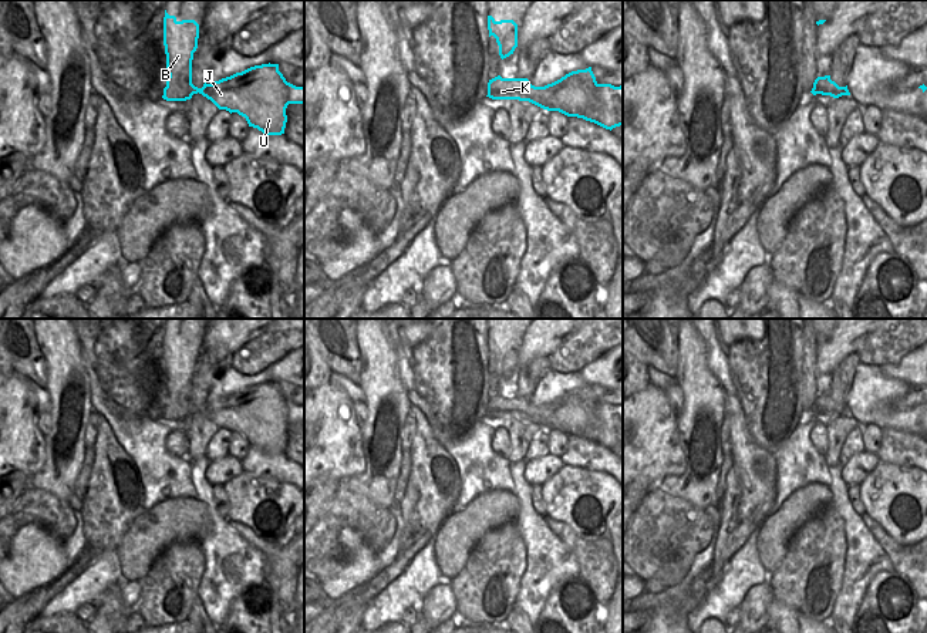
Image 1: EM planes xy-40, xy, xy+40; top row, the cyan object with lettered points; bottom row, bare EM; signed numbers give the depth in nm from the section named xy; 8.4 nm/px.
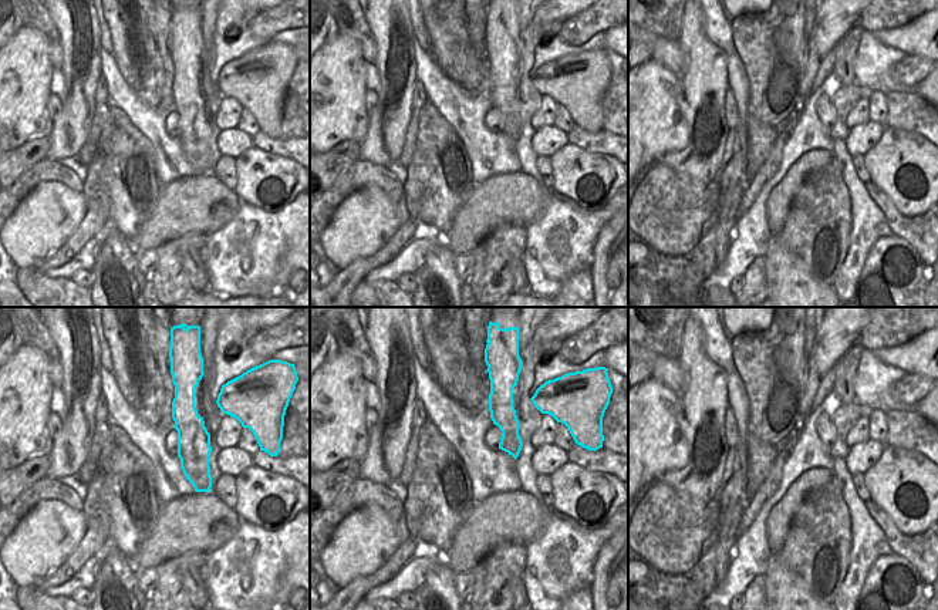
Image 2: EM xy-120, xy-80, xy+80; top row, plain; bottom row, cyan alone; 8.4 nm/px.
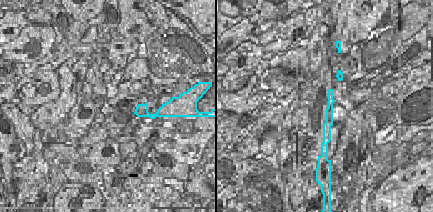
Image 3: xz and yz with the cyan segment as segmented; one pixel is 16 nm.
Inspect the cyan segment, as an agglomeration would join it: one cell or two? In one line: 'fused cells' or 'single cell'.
single cell

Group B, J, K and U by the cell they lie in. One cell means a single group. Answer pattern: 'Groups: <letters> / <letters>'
Groups: B J K U.

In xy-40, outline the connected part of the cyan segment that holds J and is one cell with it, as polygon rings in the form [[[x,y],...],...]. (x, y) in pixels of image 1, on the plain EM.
[[[165,329],[164,336],[164,364],[166,373],[166,390],[169,393],[162,417],[166,420],[186,420],[193,413],[202,413],[210,418],[219,428],[230,432],[237,431],[245,435],[249,445],[257,447],[266,454],[284,452],[289,422],[304,422],[304,405],[296,405],[286,400],[279,390],[279,383],[262,383],[250,385],[242,391],[203,403],[198,407],[192,403],[192,378],[198,367],[199,343],[195,339],[178,340],[175,334],[169,334]]]

